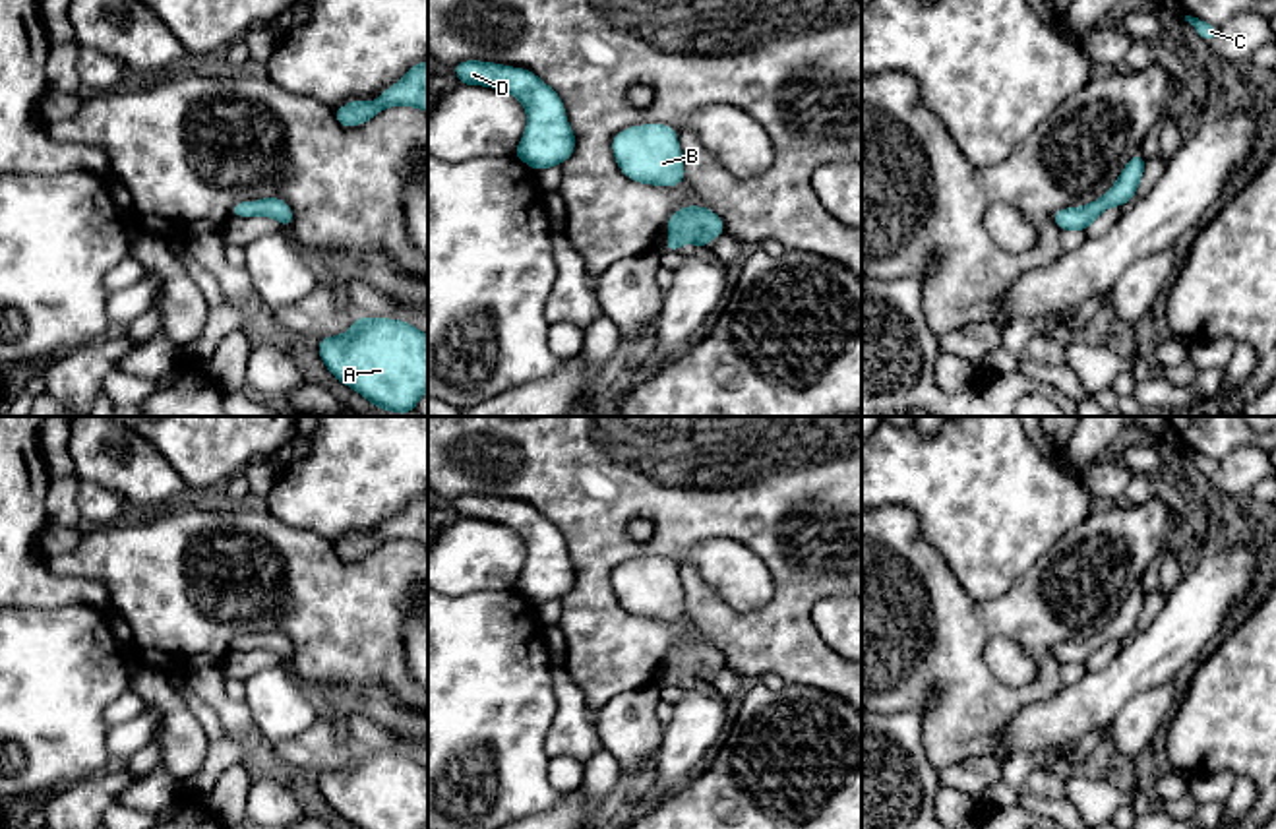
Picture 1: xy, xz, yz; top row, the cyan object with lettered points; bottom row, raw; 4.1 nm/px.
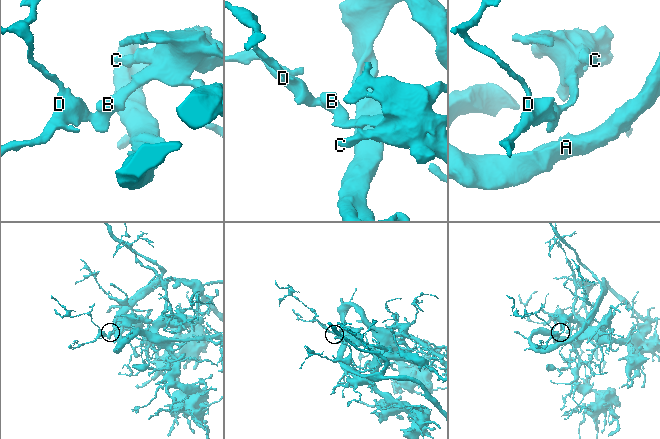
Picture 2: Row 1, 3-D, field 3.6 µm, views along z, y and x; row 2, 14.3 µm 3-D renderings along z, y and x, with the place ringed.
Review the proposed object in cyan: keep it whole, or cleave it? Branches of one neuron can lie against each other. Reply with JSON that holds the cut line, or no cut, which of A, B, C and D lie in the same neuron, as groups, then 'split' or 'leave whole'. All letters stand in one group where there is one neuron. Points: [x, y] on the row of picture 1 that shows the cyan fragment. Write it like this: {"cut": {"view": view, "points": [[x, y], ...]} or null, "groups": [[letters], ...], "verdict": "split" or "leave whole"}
{"cut": null, "groups": [["A", "B", "C", "D"]], "verdict": "leave whole"}

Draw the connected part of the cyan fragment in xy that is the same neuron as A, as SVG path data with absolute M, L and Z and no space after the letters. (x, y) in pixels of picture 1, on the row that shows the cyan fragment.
M354 318L347 333L318 339L318 354L376 409L409 414L428 391L428 335L403 320Z

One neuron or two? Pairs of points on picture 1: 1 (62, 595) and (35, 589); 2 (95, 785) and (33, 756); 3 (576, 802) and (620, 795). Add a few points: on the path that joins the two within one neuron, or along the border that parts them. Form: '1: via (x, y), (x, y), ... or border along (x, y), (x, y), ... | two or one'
1: via (57, 591), (41, 589) | one
2: border along (111, 764), (39, 797) | two
3: via (587, 808), (608, 806) | one

